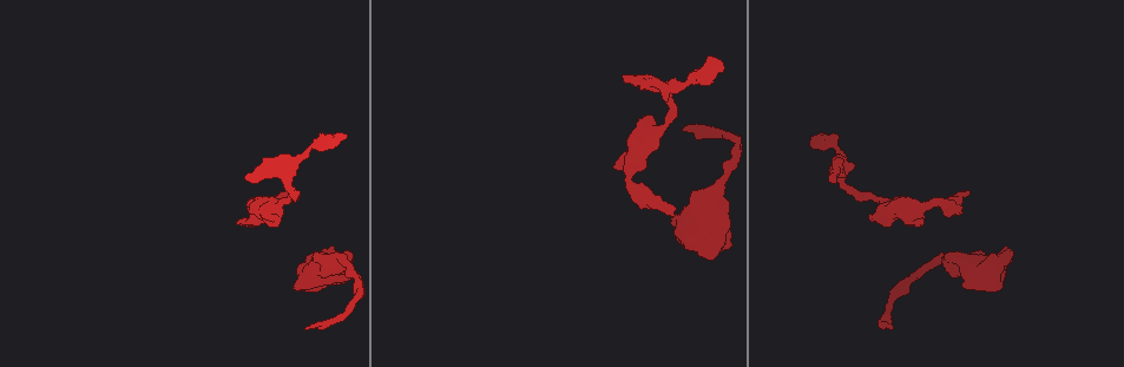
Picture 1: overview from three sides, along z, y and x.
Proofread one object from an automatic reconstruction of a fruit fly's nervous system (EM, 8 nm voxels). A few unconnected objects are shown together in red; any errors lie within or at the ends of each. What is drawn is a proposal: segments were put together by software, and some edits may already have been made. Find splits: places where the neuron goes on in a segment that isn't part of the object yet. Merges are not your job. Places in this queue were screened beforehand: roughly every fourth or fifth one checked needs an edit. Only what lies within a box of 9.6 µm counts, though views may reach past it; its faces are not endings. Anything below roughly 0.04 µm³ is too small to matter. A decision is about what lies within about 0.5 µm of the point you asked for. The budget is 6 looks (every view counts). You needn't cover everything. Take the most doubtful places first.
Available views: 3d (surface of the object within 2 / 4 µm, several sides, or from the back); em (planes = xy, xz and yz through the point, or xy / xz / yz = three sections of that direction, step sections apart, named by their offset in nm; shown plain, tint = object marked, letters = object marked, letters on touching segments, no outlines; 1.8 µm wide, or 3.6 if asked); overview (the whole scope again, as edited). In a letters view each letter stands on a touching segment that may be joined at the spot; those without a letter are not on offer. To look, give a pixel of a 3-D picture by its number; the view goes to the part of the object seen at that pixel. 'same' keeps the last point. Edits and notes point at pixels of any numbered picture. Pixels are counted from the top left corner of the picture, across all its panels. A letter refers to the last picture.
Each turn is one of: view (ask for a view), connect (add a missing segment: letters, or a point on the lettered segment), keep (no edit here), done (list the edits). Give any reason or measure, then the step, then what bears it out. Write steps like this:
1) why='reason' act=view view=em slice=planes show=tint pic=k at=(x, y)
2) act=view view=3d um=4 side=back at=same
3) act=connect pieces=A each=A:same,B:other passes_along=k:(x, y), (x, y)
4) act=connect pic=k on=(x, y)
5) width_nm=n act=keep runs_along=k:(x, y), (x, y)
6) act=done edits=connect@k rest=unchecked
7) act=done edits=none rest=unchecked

why='an open end' act=view view=em slice=planes show=letters pic=1 at=(675, 207)

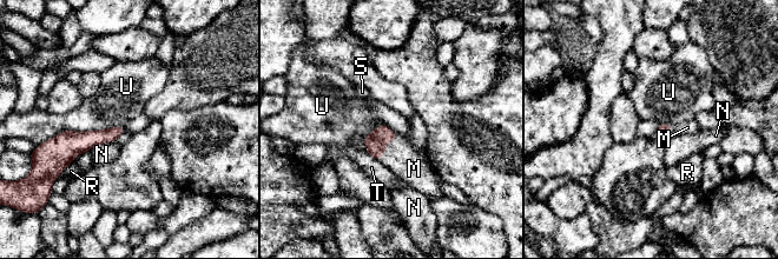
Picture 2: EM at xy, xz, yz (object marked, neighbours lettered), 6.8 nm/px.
longest_contact=U:550nm act=connect pieces=M each=M:same,N:other,R:other,S:other,T:other,U:other passes_along=2:(375, 143), (384, 147), (414, 168) found='the neuron continues'

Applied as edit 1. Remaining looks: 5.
why='free end' act=view view=em slice=xz step=16 show=tint pic=1 at=(345, 133)

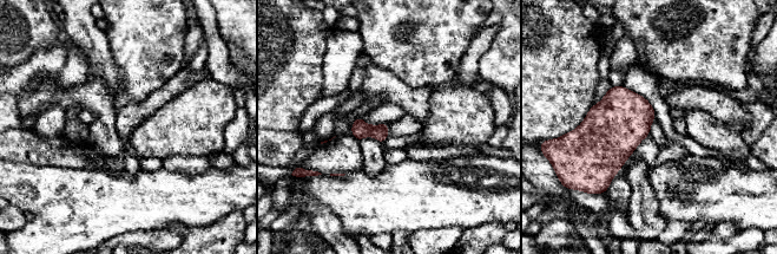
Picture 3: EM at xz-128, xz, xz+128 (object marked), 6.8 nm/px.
why='cut it another way' act=view view=em slice=planes show=letters at=same

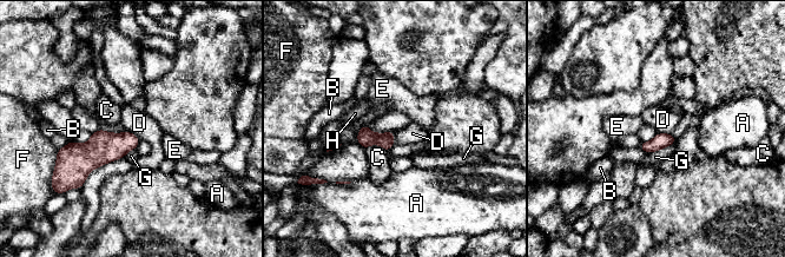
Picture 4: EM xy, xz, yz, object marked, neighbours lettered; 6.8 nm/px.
act=keep each=A:other,B:other,C:other,D:other,E:other,F:other,G:other,H:other border=4:(395, 131), (393, 145) found='no lettered segment goes on from it'

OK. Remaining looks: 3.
act=done edits=connect@2 rest=unchecked

